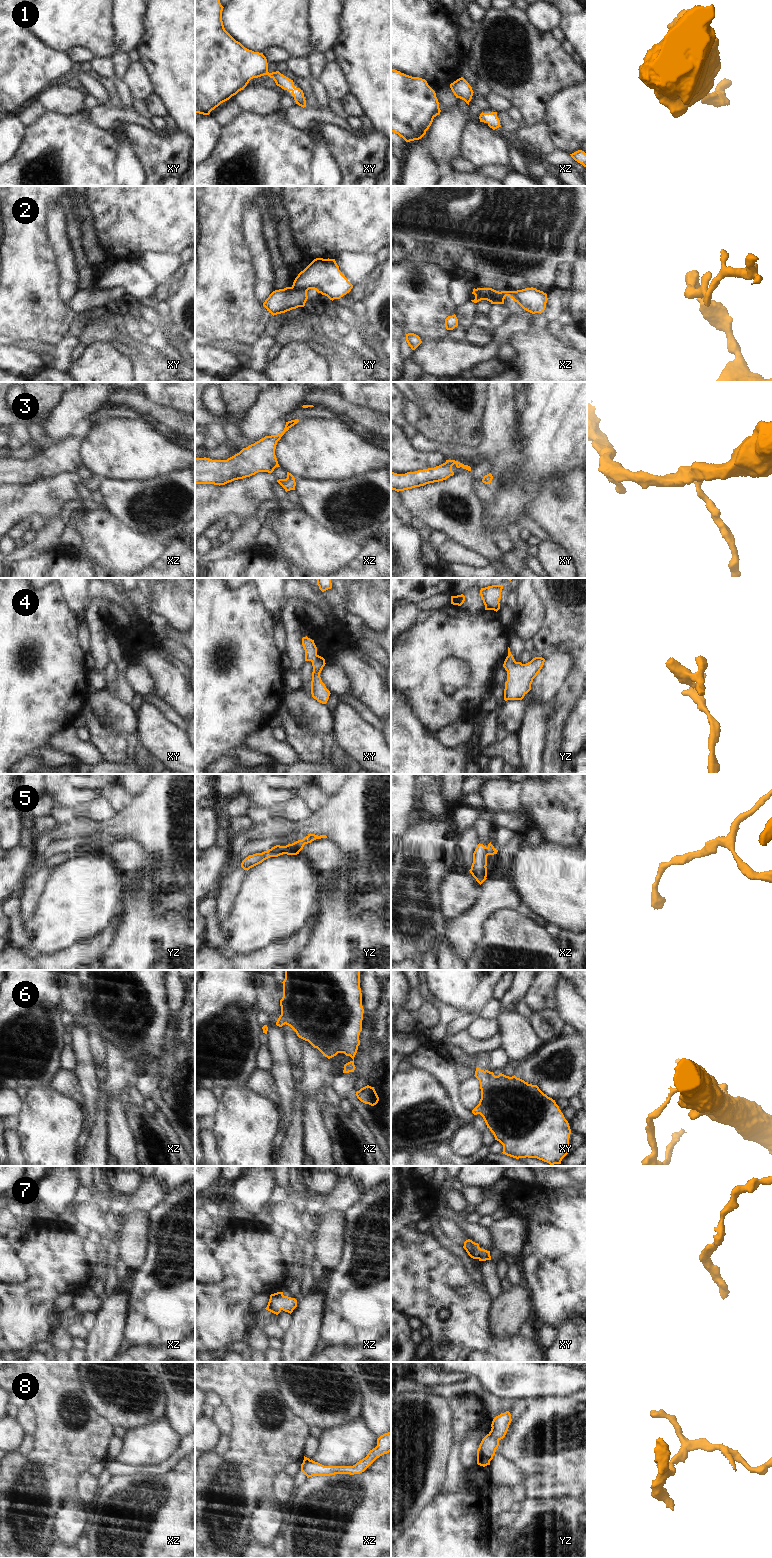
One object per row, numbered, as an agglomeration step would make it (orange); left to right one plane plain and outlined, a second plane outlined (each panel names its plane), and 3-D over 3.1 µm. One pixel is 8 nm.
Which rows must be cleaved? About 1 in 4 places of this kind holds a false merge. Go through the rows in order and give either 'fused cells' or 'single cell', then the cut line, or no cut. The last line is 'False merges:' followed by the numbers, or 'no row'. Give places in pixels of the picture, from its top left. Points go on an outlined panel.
1: single cell; no cut
2: fused cells; cut in xz along (502, 293), (498, 296), (493, 296), (489, 301)
3: single cell; no cut
4: single cell; no cut
5: single cell; no cut
6: single cell; no cut
7: single cell; no cut
8: fused cells; cut in yz along (489, 1433), (498, 1441)
False merges: 2, 8

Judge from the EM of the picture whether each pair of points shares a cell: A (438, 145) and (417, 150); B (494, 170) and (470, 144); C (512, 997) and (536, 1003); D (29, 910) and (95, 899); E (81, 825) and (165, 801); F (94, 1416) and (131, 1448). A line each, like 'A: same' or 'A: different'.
A: different
B: different
C: different
D: different
E: same
F: different

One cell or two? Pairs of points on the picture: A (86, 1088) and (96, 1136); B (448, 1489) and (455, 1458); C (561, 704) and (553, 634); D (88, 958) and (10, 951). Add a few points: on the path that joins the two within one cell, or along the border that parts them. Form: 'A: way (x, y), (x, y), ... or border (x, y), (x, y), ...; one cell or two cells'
A: border (97, 1096), (94, 1119), (89, 1124); two cells
B: way (454, 1481), (454, 1466); one cell
C: way (573, 686), (576, 681), (576, 654), (571, 649); one cell
D: way (69, 959), (29, 959); one cell

